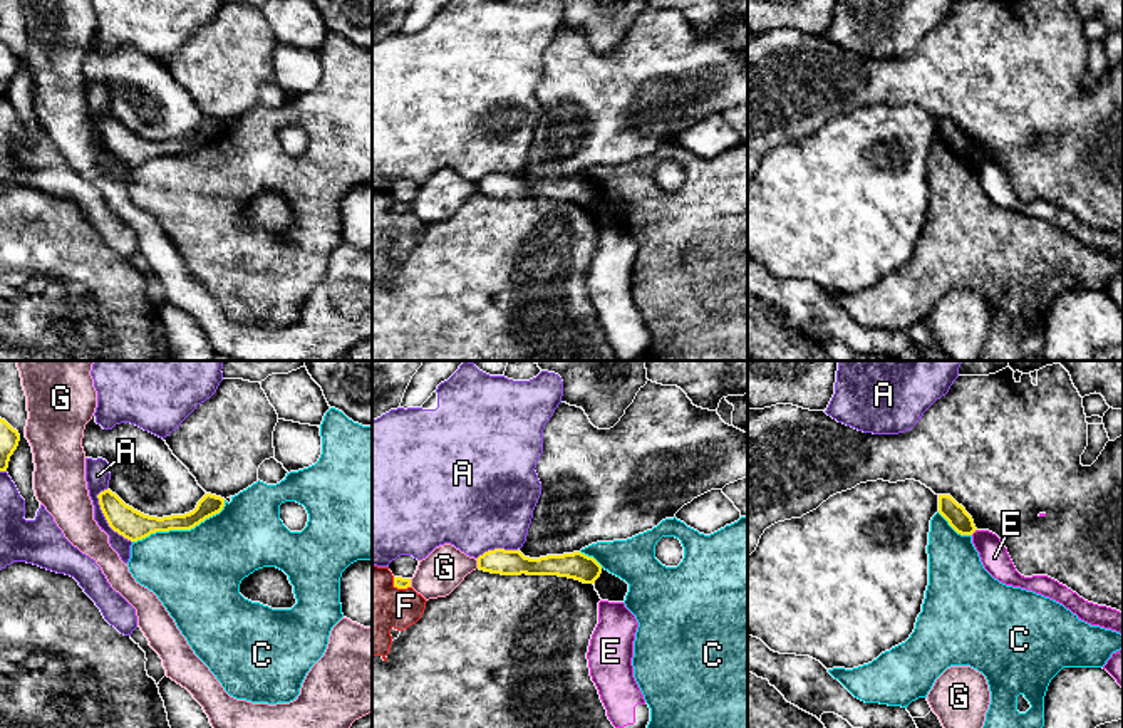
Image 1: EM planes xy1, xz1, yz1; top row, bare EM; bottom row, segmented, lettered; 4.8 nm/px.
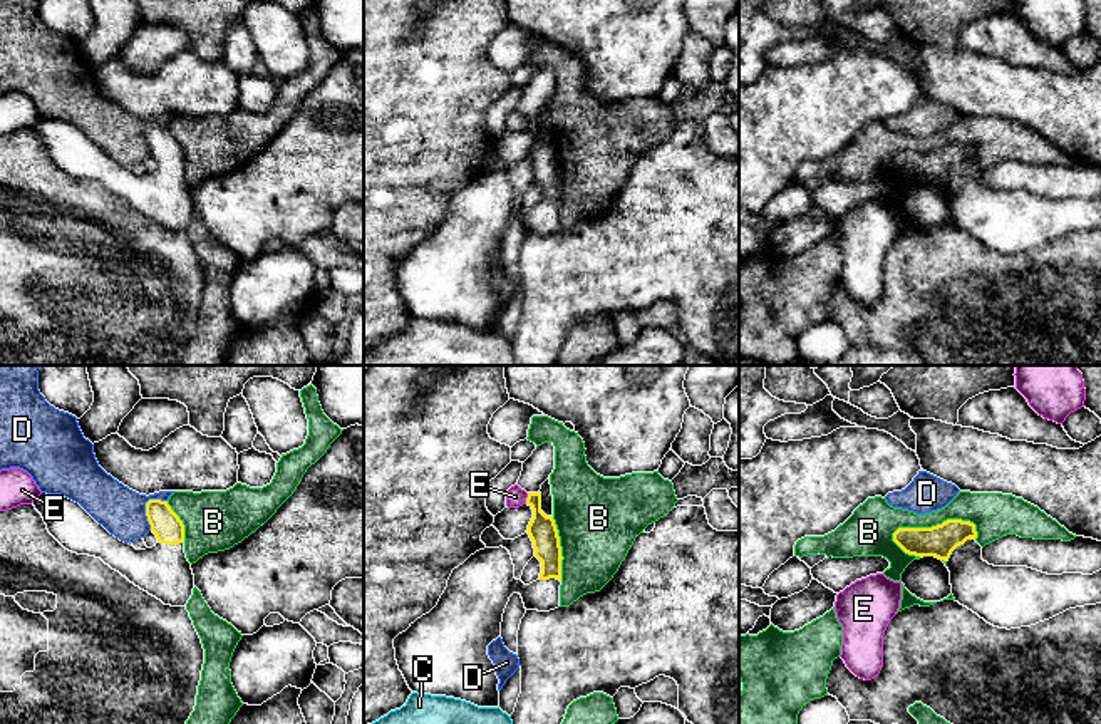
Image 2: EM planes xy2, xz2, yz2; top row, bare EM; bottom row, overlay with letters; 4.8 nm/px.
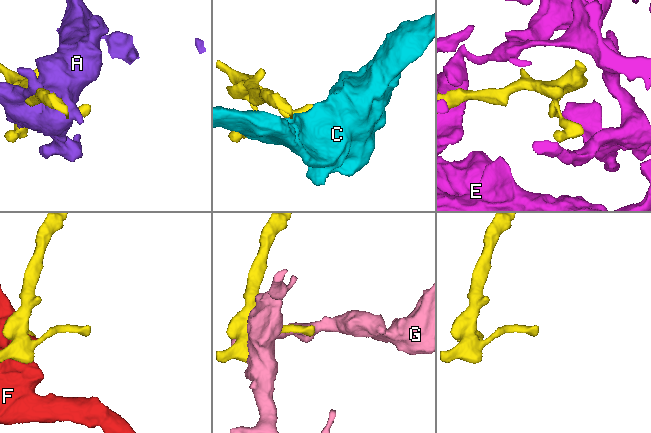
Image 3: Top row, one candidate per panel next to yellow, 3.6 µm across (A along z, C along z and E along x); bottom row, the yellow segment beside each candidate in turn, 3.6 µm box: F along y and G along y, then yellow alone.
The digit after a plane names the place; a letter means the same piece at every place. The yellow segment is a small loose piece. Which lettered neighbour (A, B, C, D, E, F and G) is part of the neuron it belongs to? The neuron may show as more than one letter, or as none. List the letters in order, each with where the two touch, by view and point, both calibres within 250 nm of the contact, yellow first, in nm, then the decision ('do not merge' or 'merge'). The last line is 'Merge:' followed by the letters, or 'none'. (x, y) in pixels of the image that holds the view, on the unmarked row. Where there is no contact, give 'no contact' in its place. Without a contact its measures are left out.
A: xy1 (104, 140) | 140/120 nm | do not merge
B: yz2 (939, 149) | 150/190 nm | do not merge
C: xy1 (181, 153) | 140/420 nm | do not merge
D: xy2 (146, 131) | 140/220 nm | do not merge
E: xz2 (527, 123) | 140/90 nm | do not merge
F: xz1 (399, 212) | 60/280 nm | do not merge
G: xz1 (478, 188) | 130/200 nm | do not merge
Merge: none

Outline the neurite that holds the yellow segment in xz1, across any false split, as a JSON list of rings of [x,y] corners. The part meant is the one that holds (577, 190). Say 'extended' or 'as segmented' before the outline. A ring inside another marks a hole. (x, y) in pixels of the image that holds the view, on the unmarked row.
as segmented; [[[494,173],[476,185],[479,195],[501,200],[558,200],[583,208],[595,208],[602,198],[602,190],[582,176],[530,183],[520,174]]]

